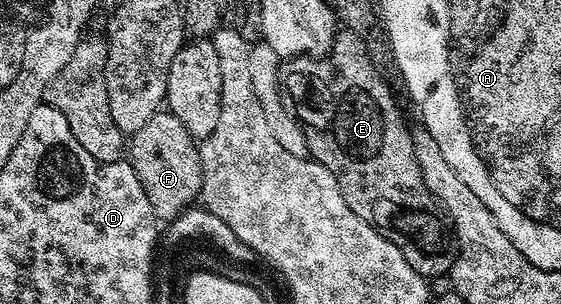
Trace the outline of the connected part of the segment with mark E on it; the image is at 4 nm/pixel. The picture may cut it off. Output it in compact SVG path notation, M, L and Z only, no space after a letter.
M343 28L326 56L289 58L281 66L280 84L306 130L309 156L332 171L348 207L396 243L419 275L445 278L456 256L451 226L424 183L412 147L411 126L406 126L362 41L359 34Z

